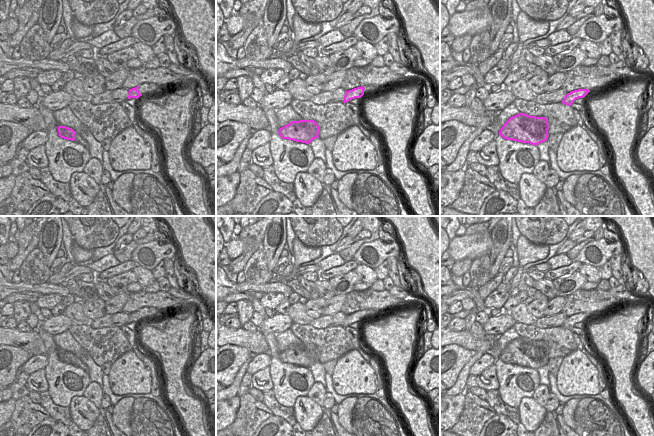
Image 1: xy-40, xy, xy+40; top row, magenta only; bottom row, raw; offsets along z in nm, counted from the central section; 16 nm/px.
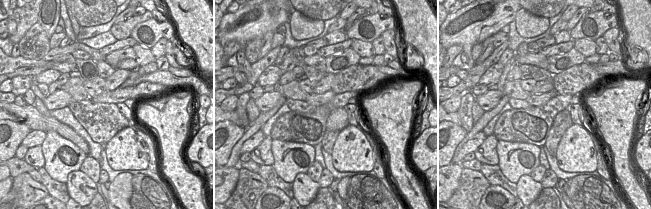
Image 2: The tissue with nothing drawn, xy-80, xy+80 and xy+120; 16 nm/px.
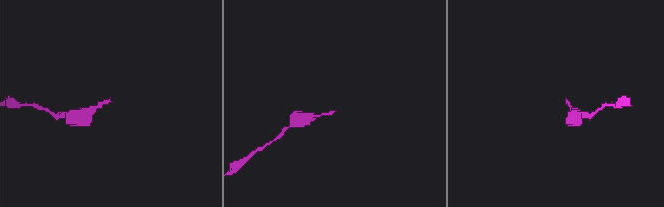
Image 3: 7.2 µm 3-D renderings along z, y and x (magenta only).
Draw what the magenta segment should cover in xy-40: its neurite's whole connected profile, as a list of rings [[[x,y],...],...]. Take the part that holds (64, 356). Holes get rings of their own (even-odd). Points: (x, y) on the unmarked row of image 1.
[[[58,350],[58,357],[61,362],[75,365],[76,355],[66,350]]]

